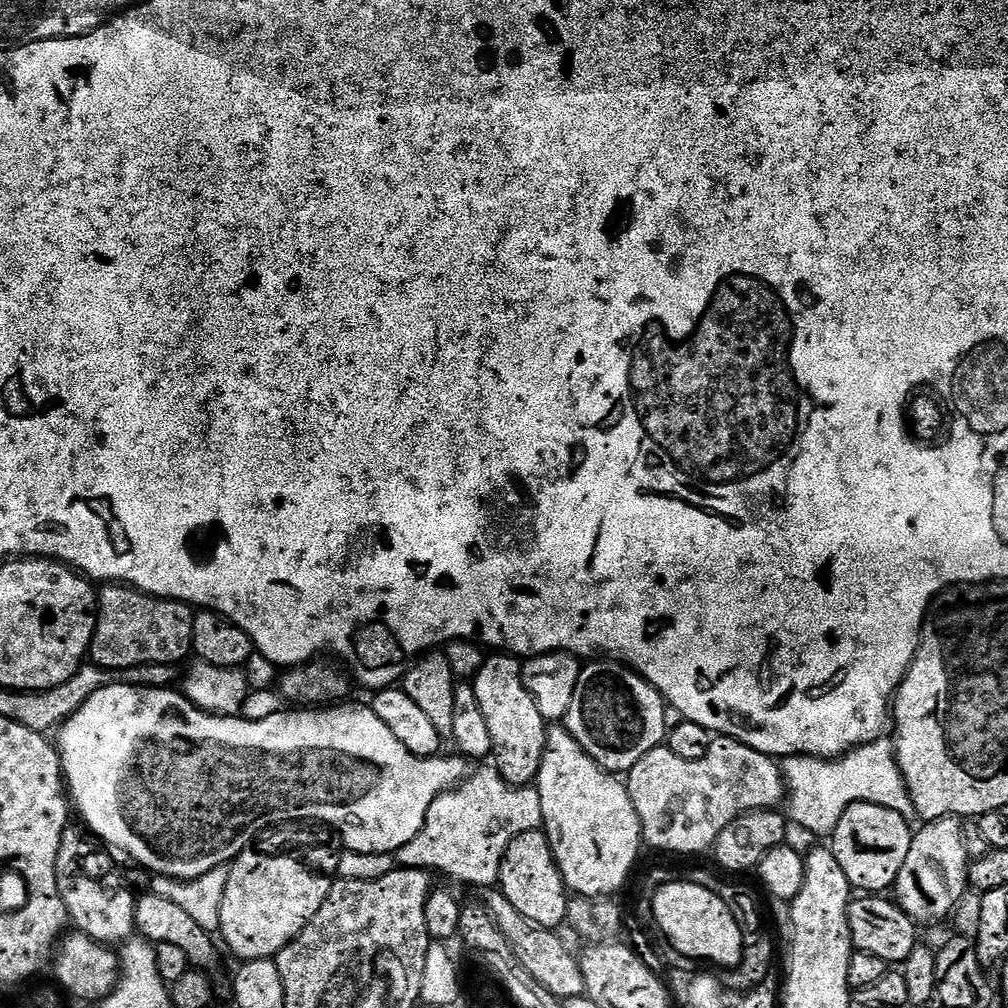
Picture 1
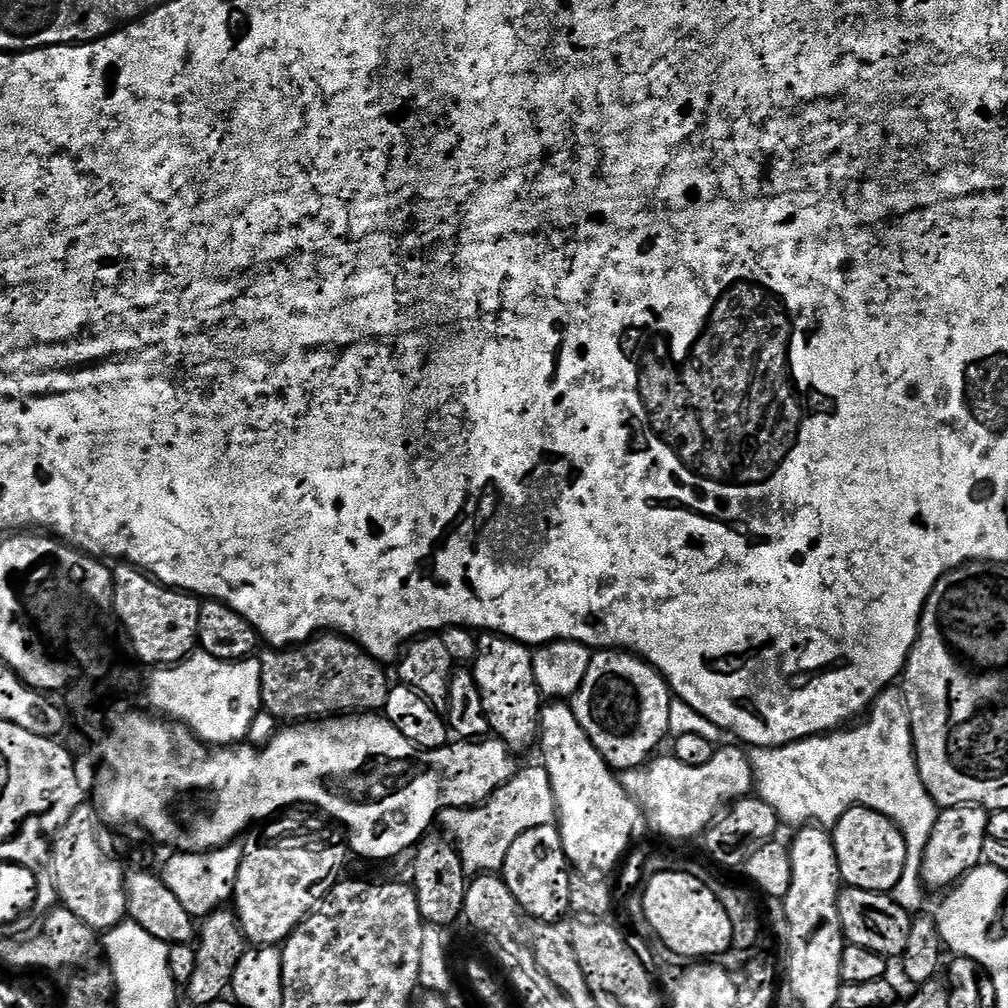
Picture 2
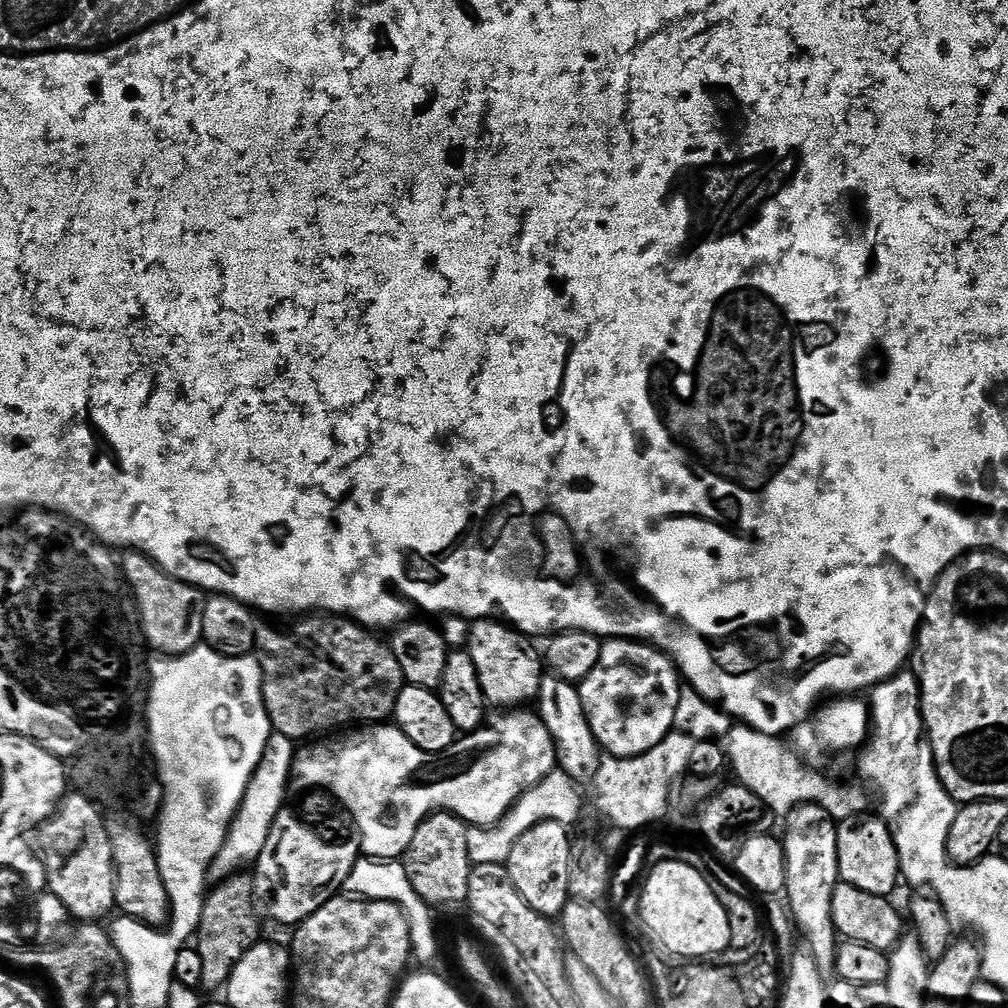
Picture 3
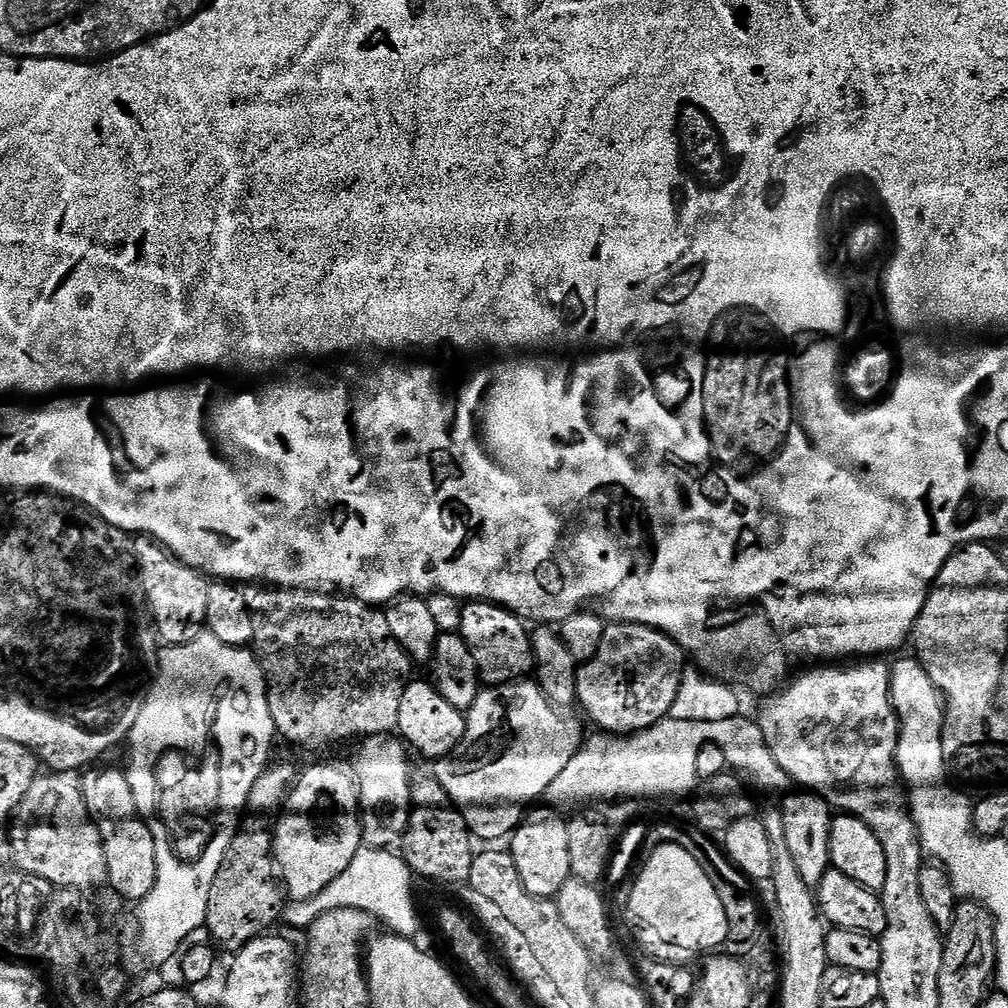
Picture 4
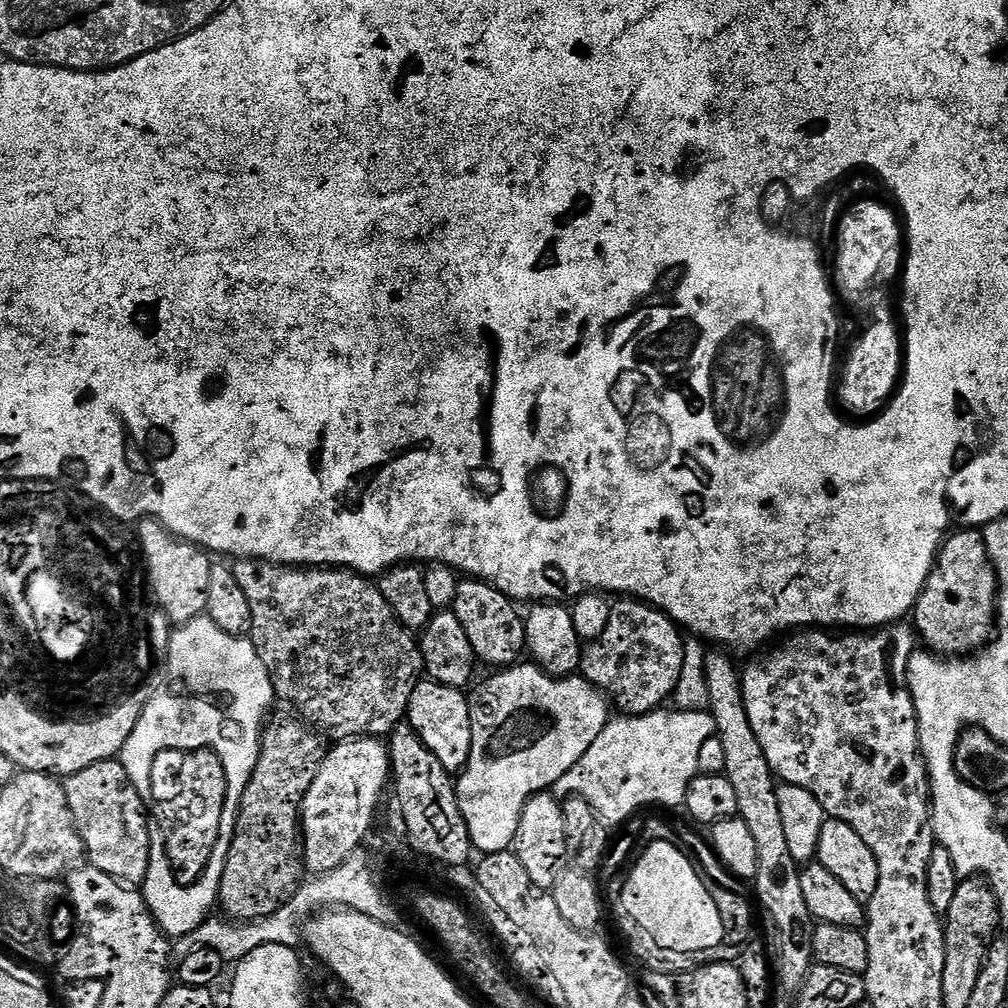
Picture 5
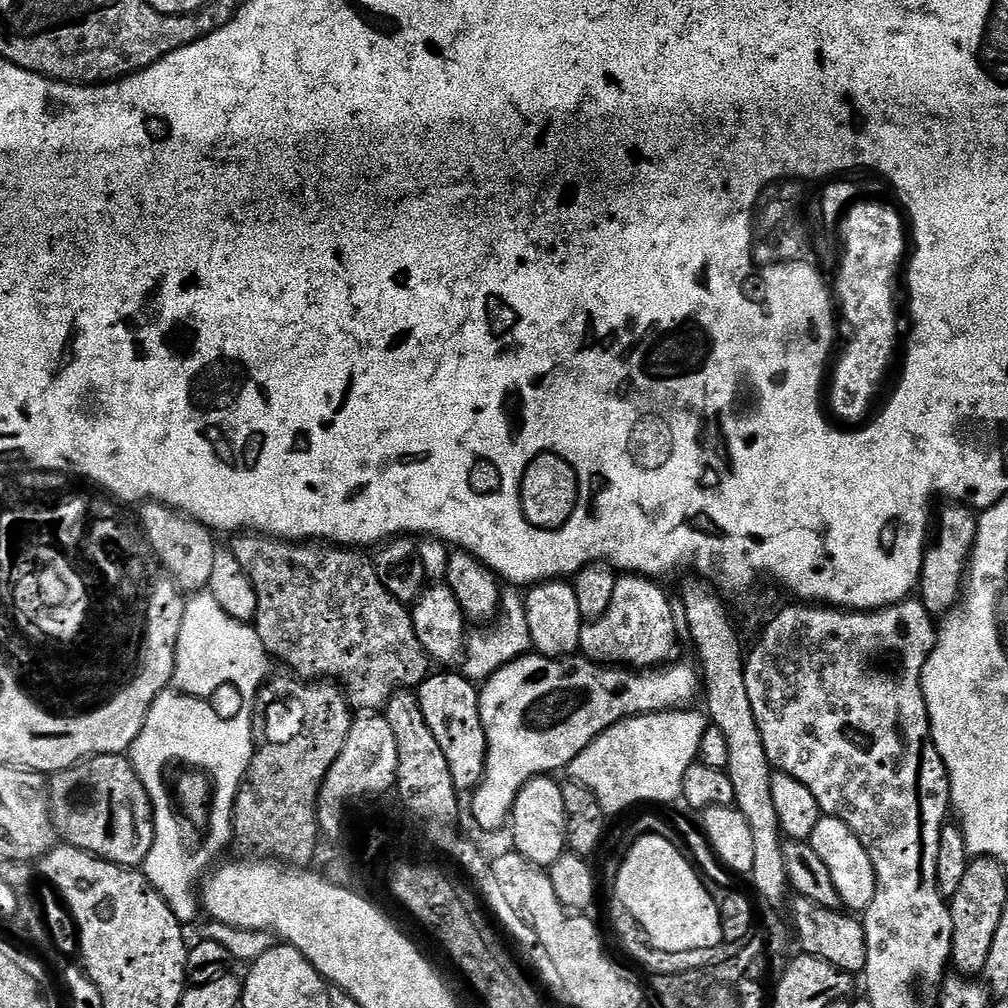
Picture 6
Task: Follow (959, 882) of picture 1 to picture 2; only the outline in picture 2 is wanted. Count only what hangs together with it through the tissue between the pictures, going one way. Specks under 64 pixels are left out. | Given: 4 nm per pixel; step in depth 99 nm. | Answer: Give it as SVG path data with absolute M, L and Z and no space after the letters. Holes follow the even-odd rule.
M971 804L943 809L936 817L936 825L930 834L930 842L922 858L920 879L932 888L948 890L959 881L969 868L975 868L983 861L982 846L988 836L988 814L986 808Z

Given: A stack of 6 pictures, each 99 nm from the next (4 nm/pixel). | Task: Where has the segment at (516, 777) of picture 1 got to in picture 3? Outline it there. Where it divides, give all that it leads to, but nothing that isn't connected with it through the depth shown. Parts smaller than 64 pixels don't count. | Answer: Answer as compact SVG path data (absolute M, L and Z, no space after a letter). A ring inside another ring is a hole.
M485 618L471 621L472 629L466 650L470 658L474 658L474 670L478 670L478 682L482 686L482 694L489 705L500 710L511 710L517 706L527 705L527 700L535 701L540 695L540 683L546 675L546 664L542 659L541 649L535 648L533 641L511 624L500 618Z

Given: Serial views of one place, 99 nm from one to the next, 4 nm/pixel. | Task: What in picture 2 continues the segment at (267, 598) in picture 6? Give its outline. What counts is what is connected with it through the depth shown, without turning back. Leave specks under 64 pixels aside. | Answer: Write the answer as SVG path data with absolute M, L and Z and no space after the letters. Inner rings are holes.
M334 632L317 634L302 644L286 648L269 647L261 651L260 662L260 703L263 711L280 722L307 722L341 714L376 714L381 711L388 697L390 681L385 665L375 660L365 649Z

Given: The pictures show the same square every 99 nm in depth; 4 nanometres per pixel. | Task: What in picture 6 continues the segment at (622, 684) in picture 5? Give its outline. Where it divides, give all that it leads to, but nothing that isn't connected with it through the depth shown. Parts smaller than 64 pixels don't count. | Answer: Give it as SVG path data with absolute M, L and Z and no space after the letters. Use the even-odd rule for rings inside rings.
M624 574L617 579L614 586L614 598L610 598L610 610L602 614L602 618L587 621L580 635L580 652L585 660L601 666L623 666L628 670L651 670L667 665L678 647L675 634L673 612L670 606L673 601L655 579L635 574Z

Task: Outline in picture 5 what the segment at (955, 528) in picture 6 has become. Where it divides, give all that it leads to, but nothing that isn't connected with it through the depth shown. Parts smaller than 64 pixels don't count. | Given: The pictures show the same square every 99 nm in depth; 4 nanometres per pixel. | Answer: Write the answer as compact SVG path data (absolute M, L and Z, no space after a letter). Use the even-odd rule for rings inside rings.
M968 526L953 531L945 539L936 554L933 570L916 600L915 616L914 628L919 639L923 643L925 640L929 644L925 645L933 653L948 658L975 653L993 639L994 625L998 620L998 581L996 567L992 565L984 545L983 531Z

